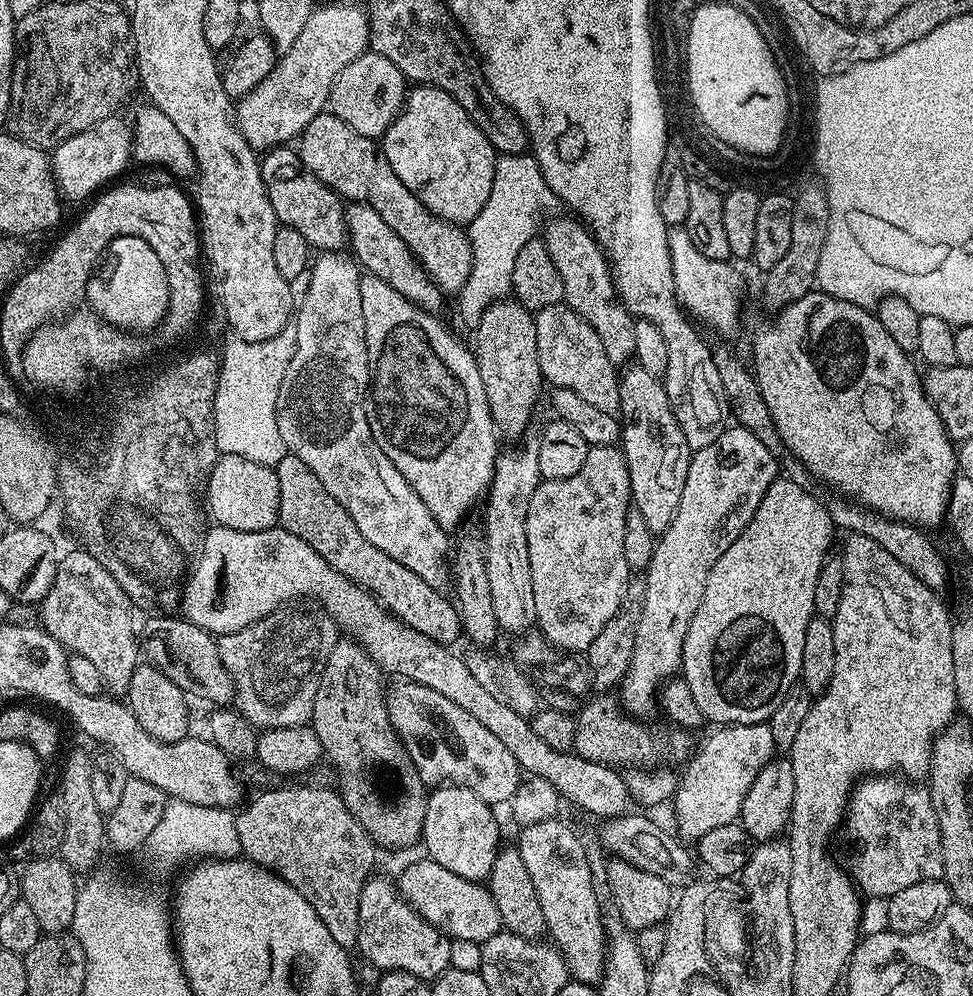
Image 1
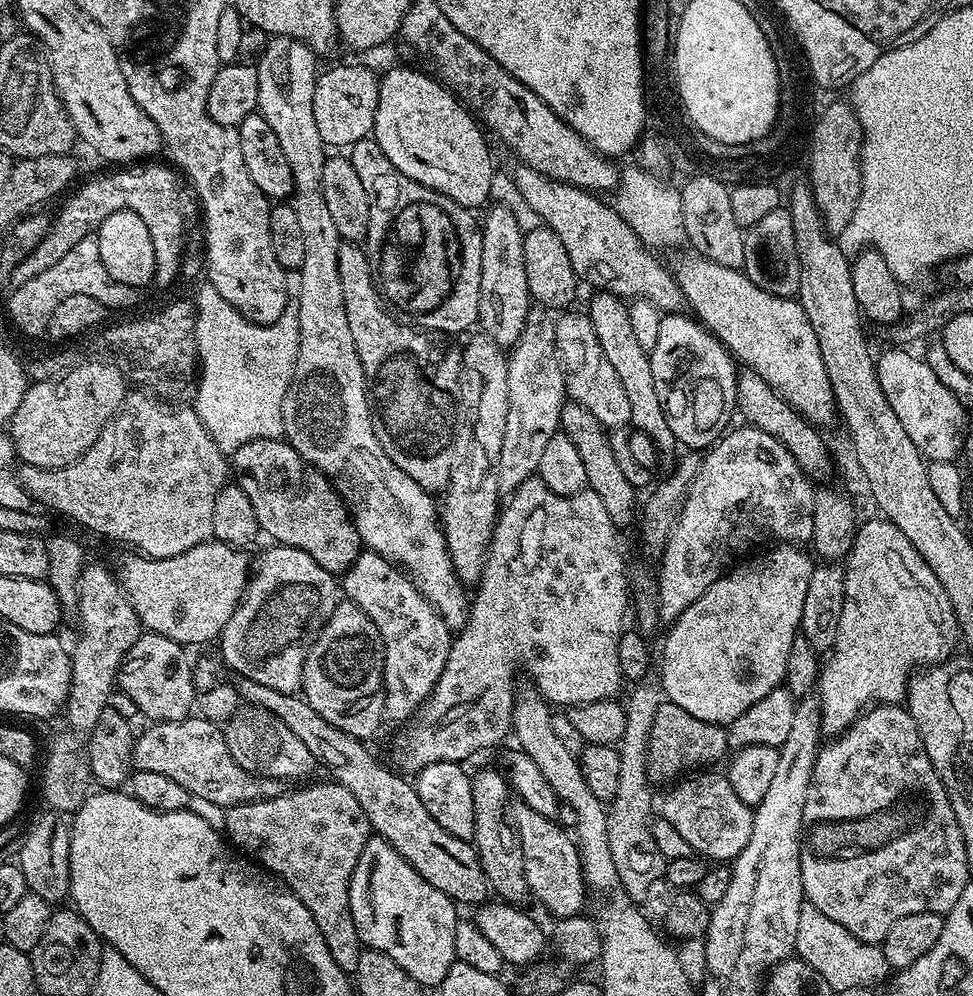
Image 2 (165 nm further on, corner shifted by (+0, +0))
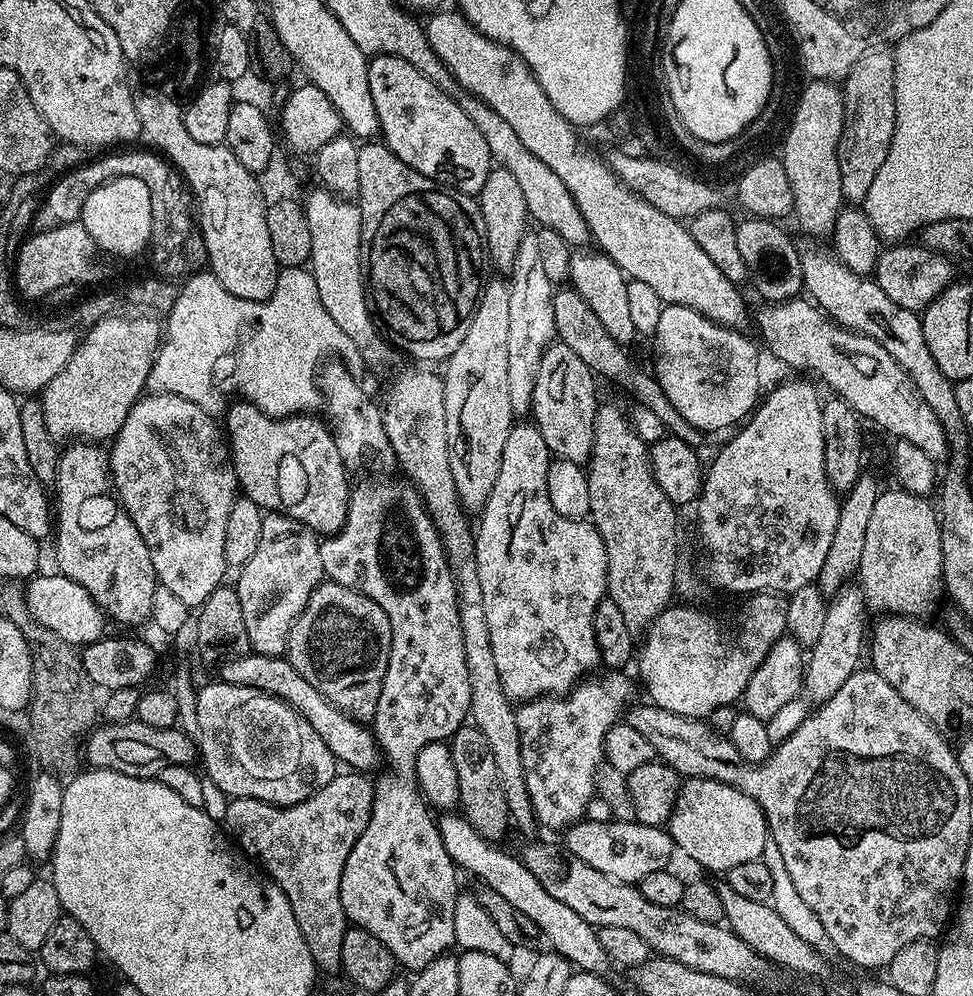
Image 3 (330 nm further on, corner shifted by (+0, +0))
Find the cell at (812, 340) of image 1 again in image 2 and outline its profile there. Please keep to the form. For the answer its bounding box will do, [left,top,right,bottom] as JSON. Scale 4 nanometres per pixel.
[674,255,837,426]

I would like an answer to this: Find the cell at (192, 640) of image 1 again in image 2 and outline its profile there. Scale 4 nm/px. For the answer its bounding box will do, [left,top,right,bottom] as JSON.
[238,679,489,906]

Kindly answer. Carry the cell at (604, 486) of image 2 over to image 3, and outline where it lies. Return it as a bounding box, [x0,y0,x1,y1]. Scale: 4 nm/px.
[530,342,598,466]

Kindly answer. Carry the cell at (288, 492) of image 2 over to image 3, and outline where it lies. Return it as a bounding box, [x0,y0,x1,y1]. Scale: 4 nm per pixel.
[226,402,350,537]

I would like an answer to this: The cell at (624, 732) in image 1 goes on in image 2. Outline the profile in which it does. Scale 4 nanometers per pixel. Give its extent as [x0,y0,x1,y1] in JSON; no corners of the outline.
[649,700,728,782]

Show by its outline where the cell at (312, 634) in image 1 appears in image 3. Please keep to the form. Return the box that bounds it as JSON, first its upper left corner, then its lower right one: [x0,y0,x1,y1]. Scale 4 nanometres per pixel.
[234,512,325,655]

